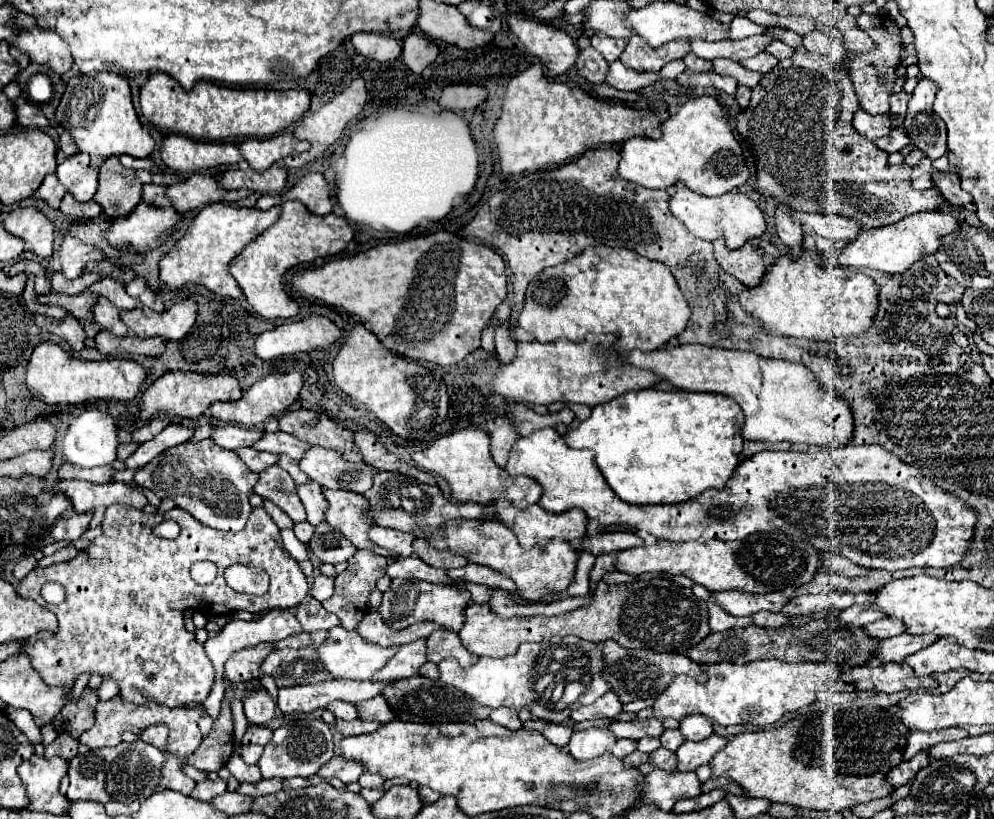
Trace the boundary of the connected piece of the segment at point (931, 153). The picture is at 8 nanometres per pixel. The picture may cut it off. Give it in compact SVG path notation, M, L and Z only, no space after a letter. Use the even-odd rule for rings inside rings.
M921 79L913 91L913 99L909 101L907 119L905 119L905 133L911 139L911 145L921 149L931 161L939 159L947 151L947 147L943 145L933 145L933 143L945 143L947 139L947 133L943 133L943 123L941 119L935 117L933 111L935 95L937 95L937 83L929 79ZM929 125L935 131L929 131ZM929 133L933 135L931 139L935 141L929 141Z

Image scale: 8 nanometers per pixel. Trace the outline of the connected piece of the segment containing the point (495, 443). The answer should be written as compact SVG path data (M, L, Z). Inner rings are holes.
M509 417L495 419L495 431L491 433L491 455L499 467L505 467L513 443L519 439L519 431L511 425Z

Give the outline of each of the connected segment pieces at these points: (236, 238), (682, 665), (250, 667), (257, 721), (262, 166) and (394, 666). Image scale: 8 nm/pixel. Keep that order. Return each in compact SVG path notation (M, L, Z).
M215 203L199 211L187 233L175 243L171 253L161 259L161 281L169 287L183 287L187 283L205 285L209 291L221 297L239 299L243 295L241 287L229 275L231 261L249 245L257 235L269 229L281 215L281 207L267 211L257 211L255 207L231 207L225 203Z
M617 641L601 643L603 661L605 661L605 679L611 683L613 691L623 703L637 699L653 699L665 691L675 675L691 675L695 681L705 683L705 667L691 661L687 655L679 653L655 653L651 649L623 649Z
M259 643L255 647L247 647L237 651L225 663L225 679L235 683L245 683L249 679L261 677L261 663L273 651L273 643Z
M263 689L249 693L243 699L243 707L245 707L245 717L251 725L267 725L275 717L275 701Z
M279 133L267 139L247 139L241 143L241 153L255 171L265 171L275 161L307 149L309 141L299 141L293 133Z
M417 639L409 645L403 645L389 663L375 673L375 679L407 679L417 675L419 667L427 661L427 645L425 639Z

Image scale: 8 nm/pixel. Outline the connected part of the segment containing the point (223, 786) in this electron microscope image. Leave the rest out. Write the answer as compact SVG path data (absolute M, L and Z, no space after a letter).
M219 777L217 779L205 779L205 781L201 781L201 783L195 785L191 797L201 799L201 801L211 801L217 795L223 795L225 791L227 791L227 781L223 781Z

